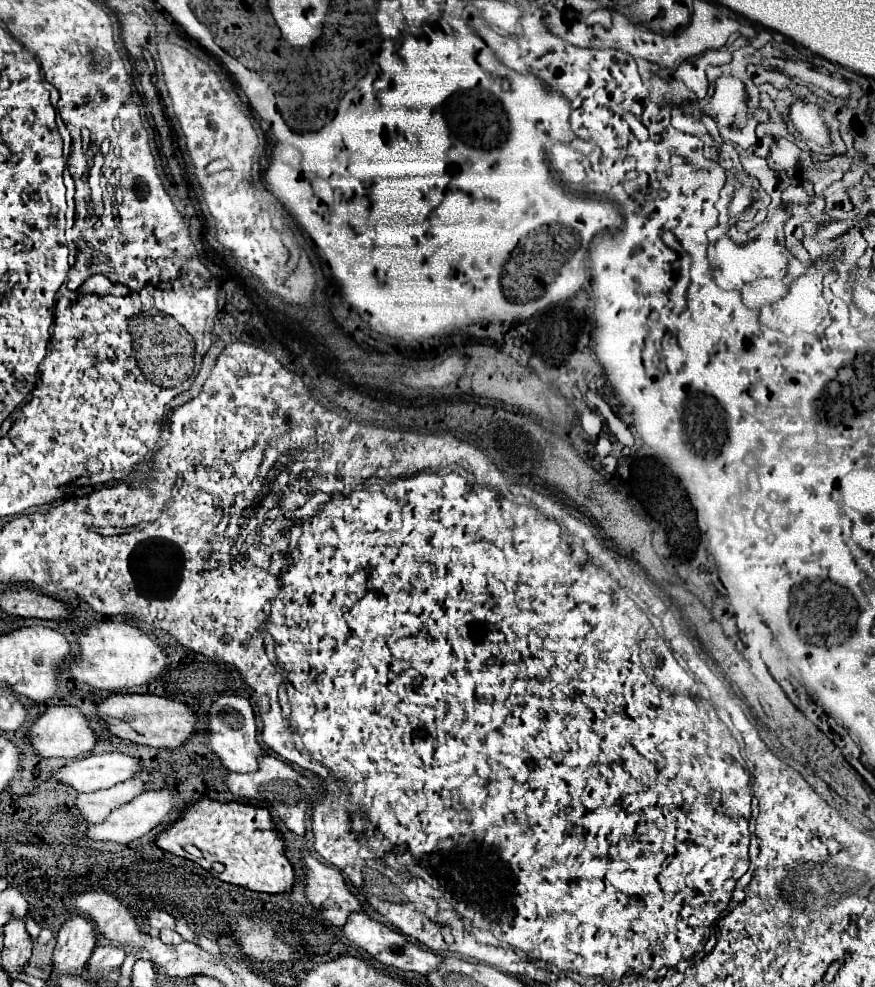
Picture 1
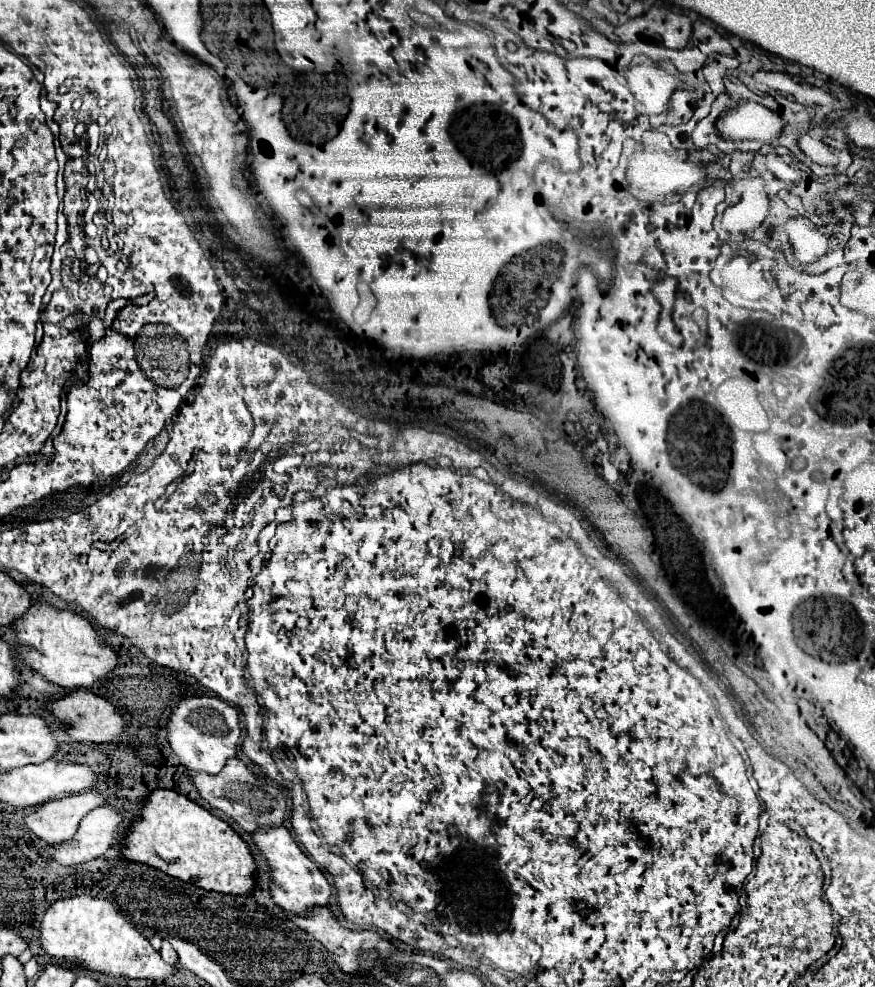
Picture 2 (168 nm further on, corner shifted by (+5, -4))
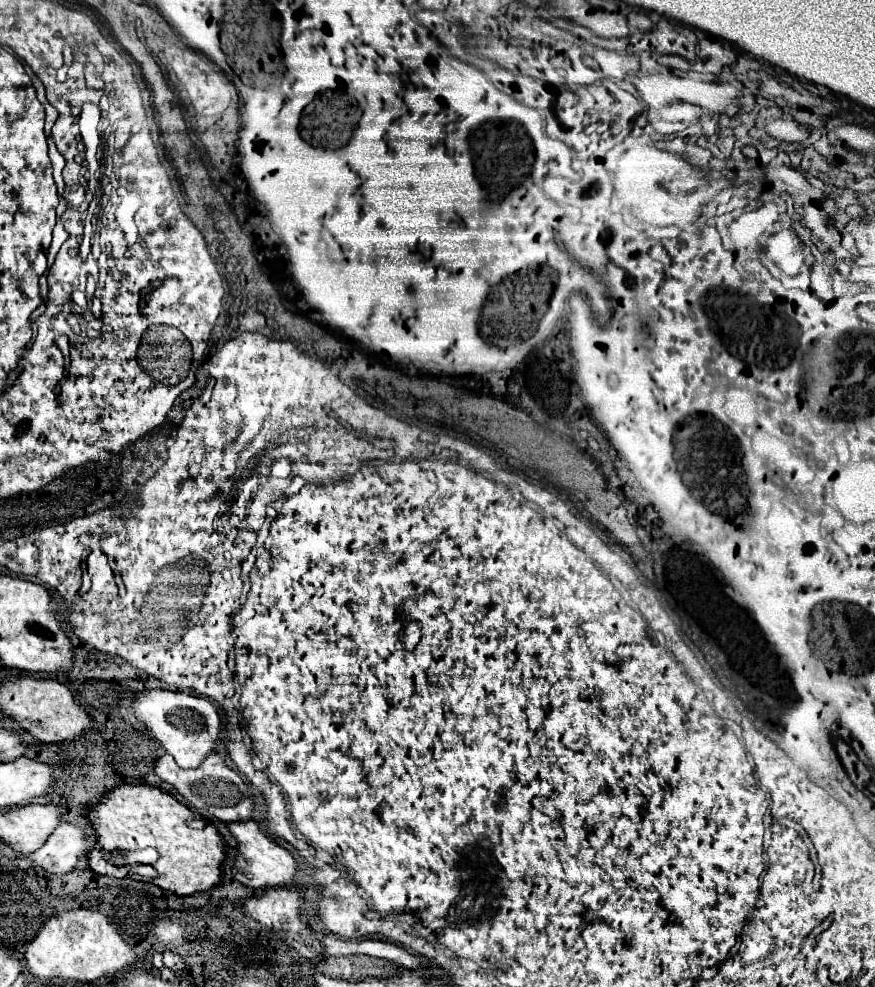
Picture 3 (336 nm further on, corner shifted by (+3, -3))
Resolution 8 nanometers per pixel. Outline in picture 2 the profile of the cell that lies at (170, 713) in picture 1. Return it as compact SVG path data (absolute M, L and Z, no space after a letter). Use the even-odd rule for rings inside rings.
M75 690L67 696L63 696L61 700L53 702L49 706L49 710L67 726L67 732L71 734L71 738L75 740L87 740L87 742L111 742L115 738L119 738L127 728L127 720L123 718L121 710L117 706L113 706L109 700L89 692L89 690Z

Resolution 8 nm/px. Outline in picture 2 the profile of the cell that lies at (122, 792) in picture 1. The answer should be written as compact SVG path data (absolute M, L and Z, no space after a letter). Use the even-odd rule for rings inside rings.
M93 790L85 794L73 794L59 800L51 800L45 802L41 808L35 808L25 818L25 826L47 844L67 842L75 836L81 818L89 814L89 810L95 810L105 802L107 798Z

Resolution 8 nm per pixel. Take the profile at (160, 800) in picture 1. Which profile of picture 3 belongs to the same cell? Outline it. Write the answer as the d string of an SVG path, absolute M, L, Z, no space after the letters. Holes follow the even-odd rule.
M63 823L49 835L45 845L29 857L33 865L43 871L51 875L65 875L81 857L87 855L89 849L93 849L93 835L83 835L75 825Z

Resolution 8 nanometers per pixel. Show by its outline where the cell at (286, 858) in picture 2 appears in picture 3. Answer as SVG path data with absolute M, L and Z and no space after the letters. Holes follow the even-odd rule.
M235 821L235 823L227 823L229 833L235 837L237 841L237 855L233 861L233 879L237 879L241 885L251 887L251 889L271 889L271 887L281 887L287 883L295 881L297 875L297 863L293 859L293 855L275 843L275 839L271 839L267 833L261 831L259 823L255 821Z

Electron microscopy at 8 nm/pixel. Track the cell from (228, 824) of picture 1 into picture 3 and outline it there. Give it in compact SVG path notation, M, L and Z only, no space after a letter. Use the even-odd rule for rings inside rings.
M119 785L101 795L97 803L85 803L85 819L97 839L87 853L87 865L95 875L127 877L131 867L115 867L107 863L105 855L113 849L137 851L153 847L159 853L159 859L151 865L157 871L157 877L145 877L145 883L157 885L175 895L191 895L215 887L221 879L225 847L215 825L157 787Z

